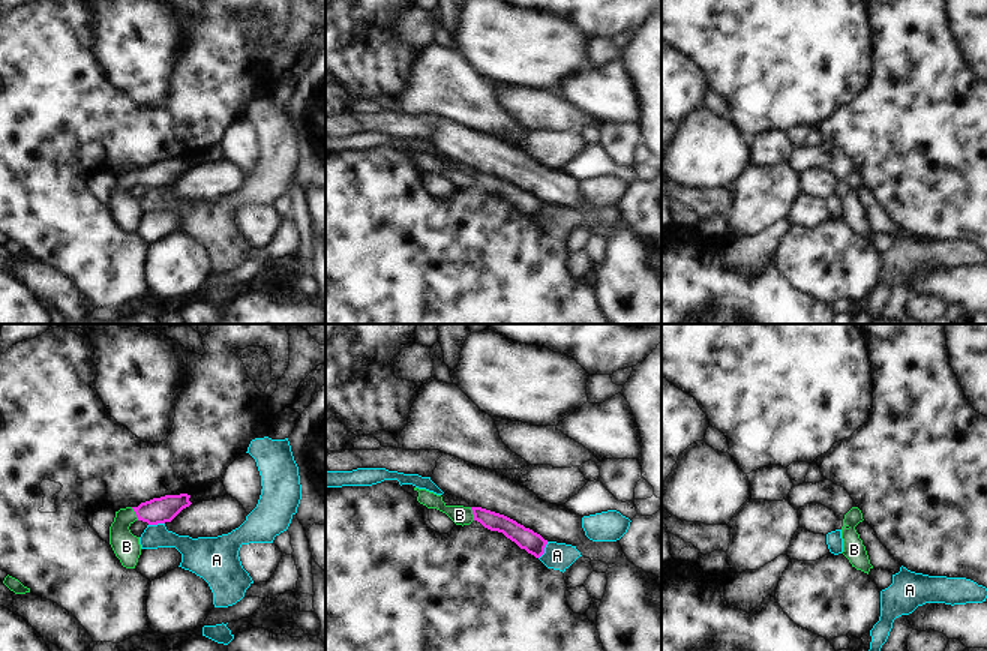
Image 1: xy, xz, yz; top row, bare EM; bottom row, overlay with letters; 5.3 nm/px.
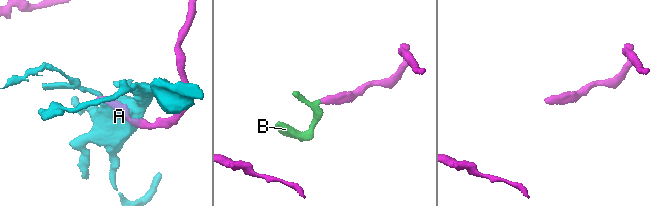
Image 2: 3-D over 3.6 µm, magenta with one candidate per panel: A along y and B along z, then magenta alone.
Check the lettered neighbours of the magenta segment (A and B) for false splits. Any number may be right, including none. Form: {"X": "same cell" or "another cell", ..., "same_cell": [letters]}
{"A": "another cell", "B": "same cell", "same_cell": ["B"]}

